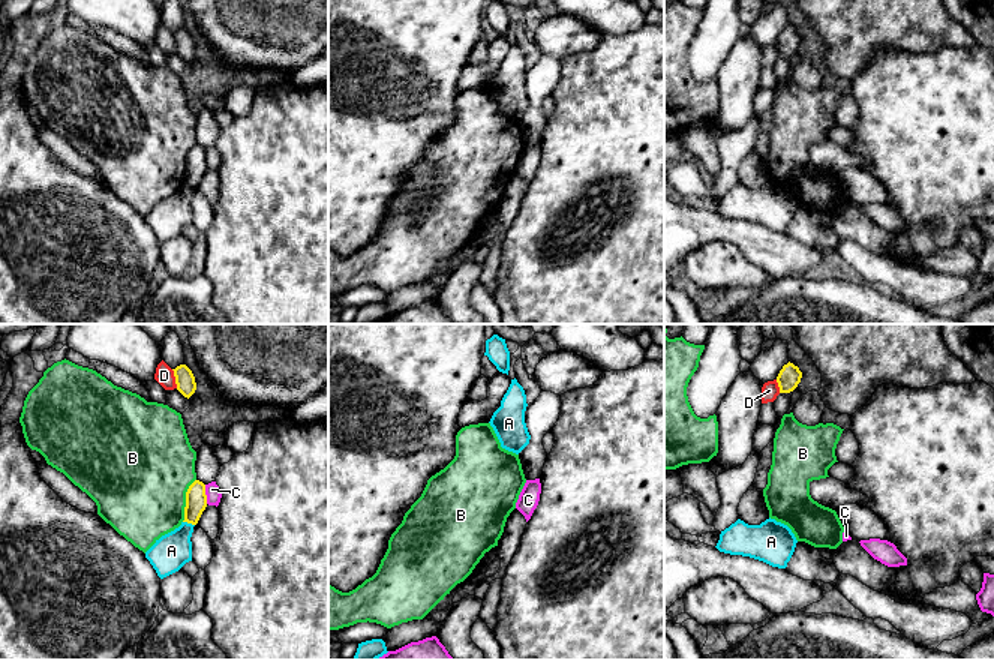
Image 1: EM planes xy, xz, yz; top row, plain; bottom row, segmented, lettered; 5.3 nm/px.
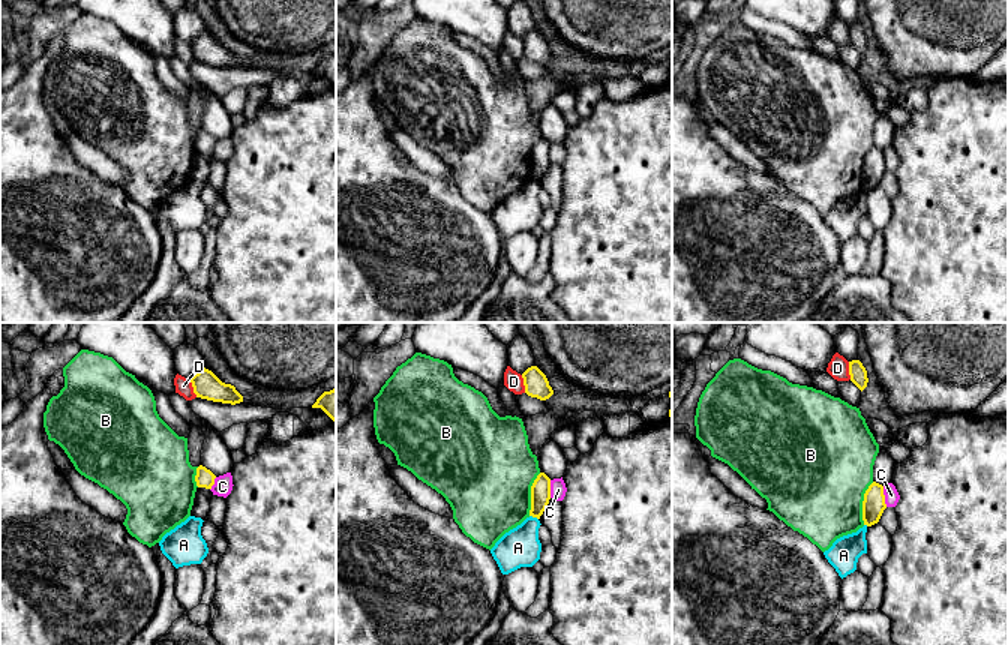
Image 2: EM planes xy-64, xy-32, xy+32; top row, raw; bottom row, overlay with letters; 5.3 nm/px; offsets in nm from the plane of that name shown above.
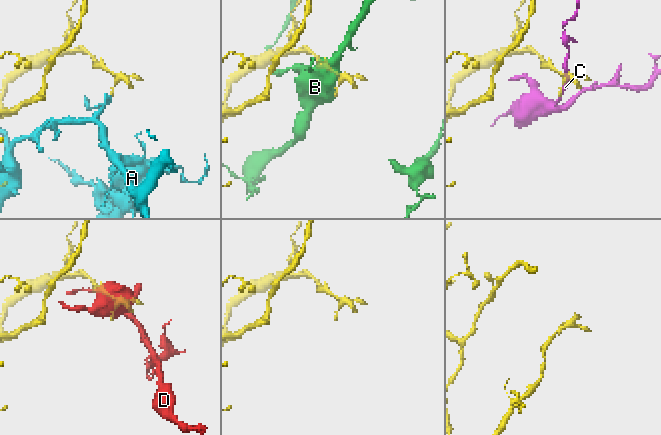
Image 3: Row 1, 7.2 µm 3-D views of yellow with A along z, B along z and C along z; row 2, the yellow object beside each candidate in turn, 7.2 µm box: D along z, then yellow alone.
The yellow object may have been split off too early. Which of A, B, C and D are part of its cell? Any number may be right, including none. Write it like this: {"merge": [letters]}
{"merge": []}

